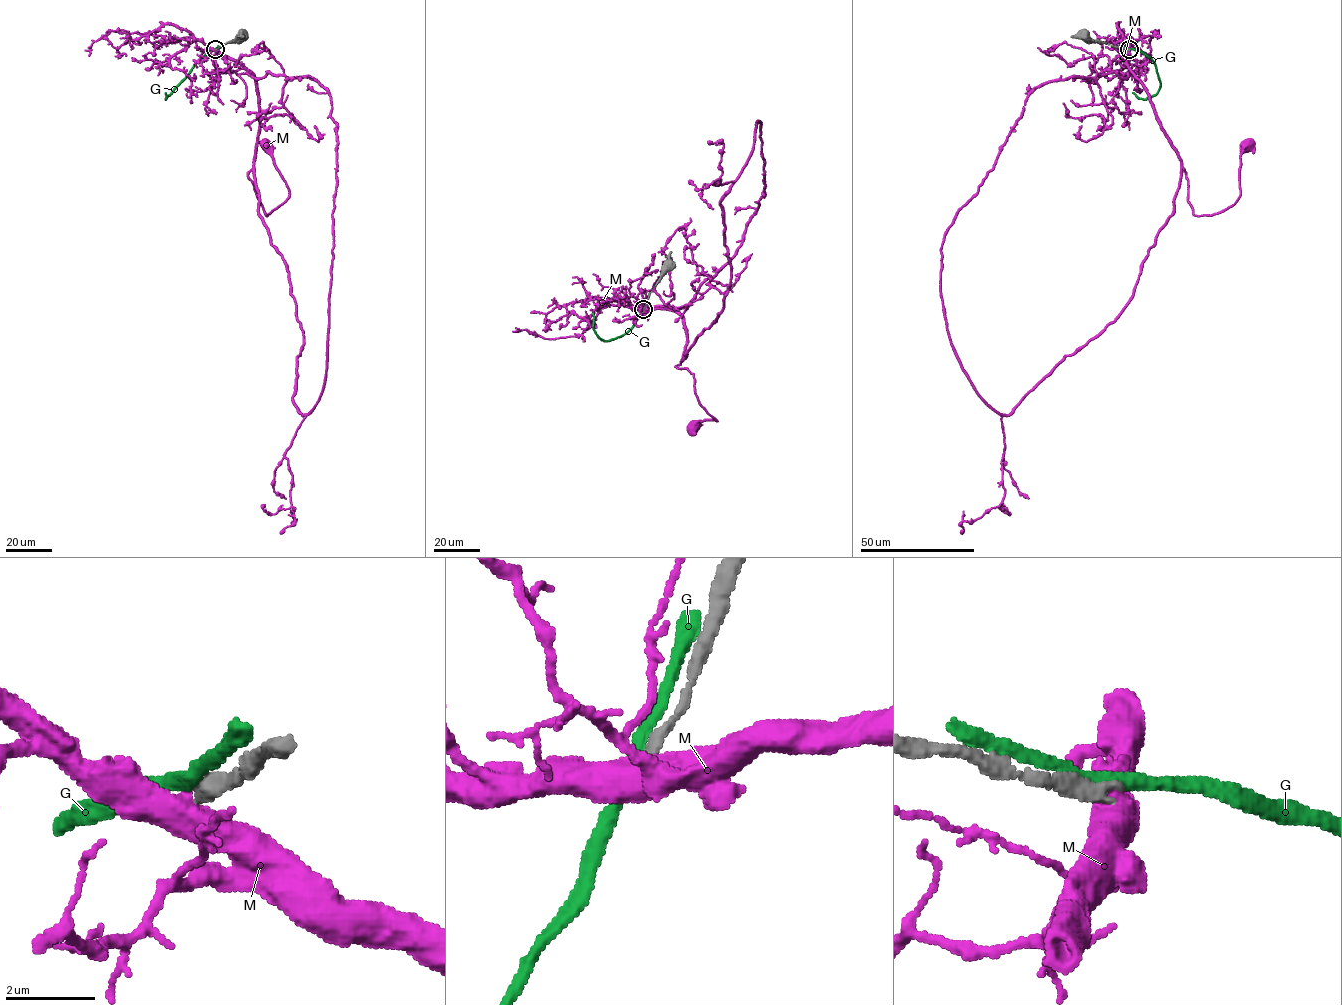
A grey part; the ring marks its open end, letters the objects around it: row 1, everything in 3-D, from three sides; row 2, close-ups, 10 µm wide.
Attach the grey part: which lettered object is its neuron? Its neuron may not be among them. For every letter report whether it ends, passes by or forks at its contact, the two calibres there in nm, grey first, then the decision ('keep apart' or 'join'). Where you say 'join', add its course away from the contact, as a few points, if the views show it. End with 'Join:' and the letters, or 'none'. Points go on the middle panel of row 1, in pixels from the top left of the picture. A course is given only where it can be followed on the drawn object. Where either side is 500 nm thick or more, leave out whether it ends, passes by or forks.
G: it passes by; 380 nm thick on the grey side, 280 nm on the other; keep apart
M: 320 nm thick on the grey side, 500 nm on the other; keep apart
Join: none

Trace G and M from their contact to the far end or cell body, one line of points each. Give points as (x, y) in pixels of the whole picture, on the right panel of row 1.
G: (1127, 49), (1136, 49), (1152, 60), (1160, 82), (1158, 91), (1146, 99), (1139, 99), (1132, 92)
M: (1128, 49), (1126, 65), (1148, 95), (1180, 160), (1194, 215), (1223, 211), (1237, 200), (1240, 154), (1247, 147)

